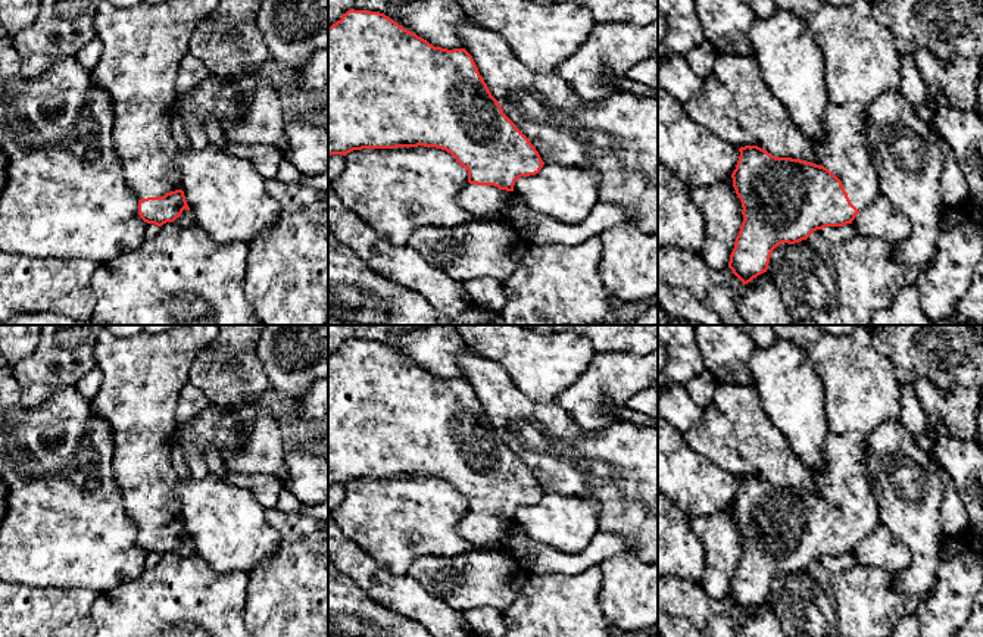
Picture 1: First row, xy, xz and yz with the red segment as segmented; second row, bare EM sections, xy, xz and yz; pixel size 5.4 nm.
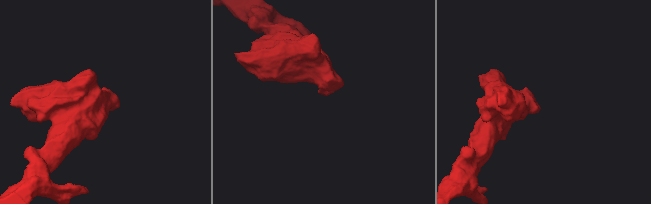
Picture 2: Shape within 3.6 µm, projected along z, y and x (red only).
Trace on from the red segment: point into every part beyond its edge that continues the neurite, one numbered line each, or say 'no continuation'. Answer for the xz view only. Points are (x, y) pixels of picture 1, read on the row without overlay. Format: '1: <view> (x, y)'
1: xz (481, 530)

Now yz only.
1: yz (861, 392)

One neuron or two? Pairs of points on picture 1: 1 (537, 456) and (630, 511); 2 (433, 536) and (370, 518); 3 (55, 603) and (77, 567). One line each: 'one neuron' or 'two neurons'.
1: one neuron
2: one neuron
3: two neurons

